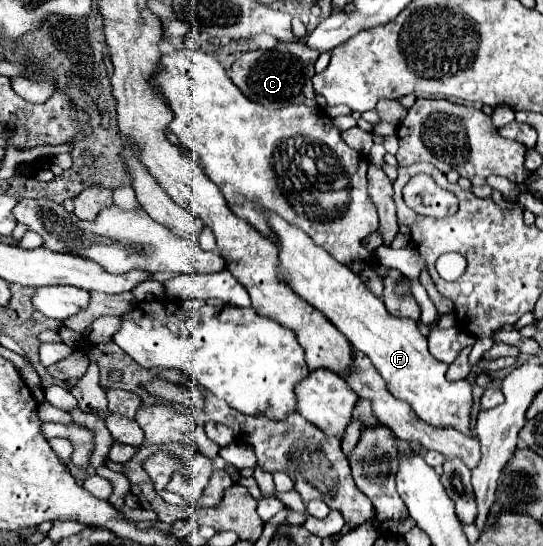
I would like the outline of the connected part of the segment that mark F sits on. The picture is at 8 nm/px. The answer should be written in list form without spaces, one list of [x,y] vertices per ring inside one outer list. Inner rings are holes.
[[[272,214],[268,222],[278,236],[280,272],[284,272],[290,286],[306,302],[324,312],[324,316],[348,338],[348,342],[372,360],[374,368],[388,382],[390,392],[410,402],[424,422],[454,428],[464,436],[474,436],[470,428],[470,412],[474,404],[472,384],[468,380],[446,380],[448,364],[436,360],[428,352],[426,336],[420,334],[416,322],[390,316],[382,298],[374,296],[348,266],[334,260],[324,248],[316,246],[300,228],[284,222],[276,214]]]

